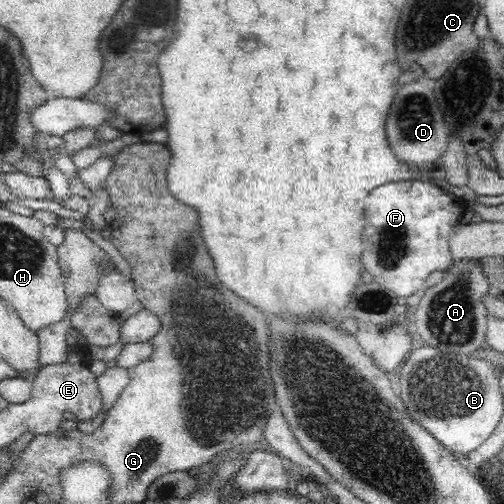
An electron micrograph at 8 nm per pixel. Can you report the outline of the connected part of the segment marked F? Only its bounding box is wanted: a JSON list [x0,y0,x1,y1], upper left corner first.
[362,179,464,298]

